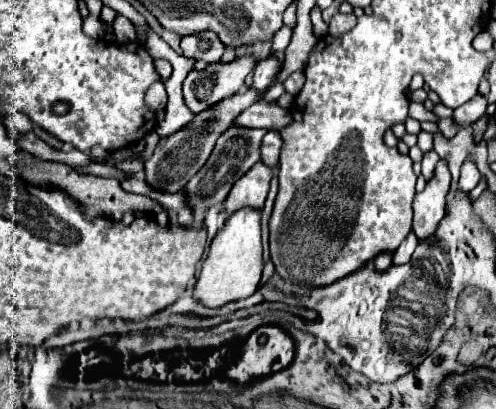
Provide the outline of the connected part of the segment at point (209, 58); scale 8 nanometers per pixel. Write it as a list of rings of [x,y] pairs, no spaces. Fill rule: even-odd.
[[[212,31],[186,35],[180,47],[182,47],[184,57],[196,59],[196,61],[202,59],[206,63],[216,63],[224,53],[224,45],[220,43],[220,39],[216,39],[216,35],[212,35]]]

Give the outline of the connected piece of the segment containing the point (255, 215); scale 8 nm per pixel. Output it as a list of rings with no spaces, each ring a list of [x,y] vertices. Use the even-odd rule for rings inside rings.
[[[240,209],[228,217],[222,231],[214,237],[192,297],[204,307],[224,307],[226,303],[246,299],[260,287],[262,267],[260,211]]]

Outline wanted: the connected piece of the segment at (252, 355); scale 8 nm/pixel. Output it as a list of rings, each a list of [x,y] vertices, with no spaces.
[[[262,325],[246,339],[240,355],[234,355],[224,377],[238,385],[248,385],[288,367],[288,363],[292,363],[292,339],[288,333],[274,325]]]

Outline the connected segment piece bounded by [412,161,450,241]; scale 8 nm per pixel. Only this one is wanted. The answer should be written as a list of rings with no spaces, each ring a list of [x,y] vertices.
[[[440,161],[432,183],[426,183],[426,189],[418,193],[412,203],[414,209],[412,231],[418,237],[418,241],[426,241],[436,233],[440,219],[444,217],[448,191],[450,191],[450,171],[446,161]]]

